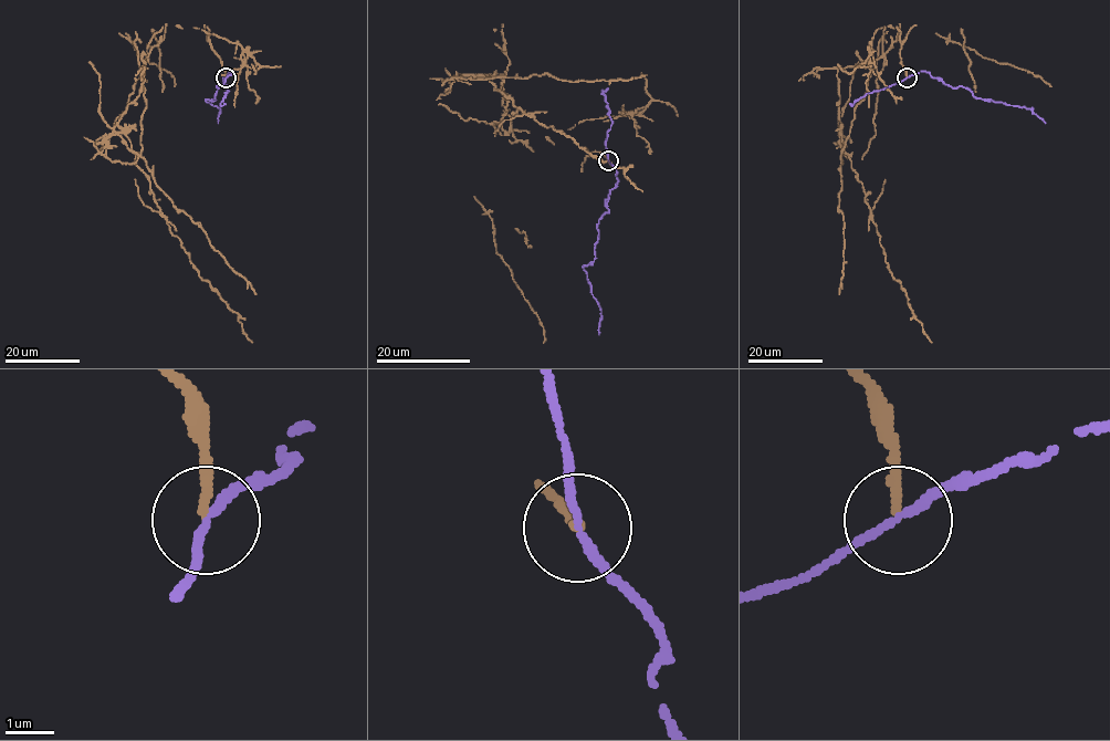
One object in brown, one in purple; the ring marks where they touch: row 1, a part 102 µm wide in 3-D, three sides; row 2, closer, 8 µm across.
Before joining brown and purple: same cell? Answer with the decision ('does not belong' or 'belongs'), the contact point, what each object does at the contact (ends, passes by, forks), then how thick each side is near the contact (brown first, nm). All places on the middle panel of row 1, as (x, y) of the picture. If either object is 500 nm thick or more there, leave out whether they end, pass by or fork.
does not belong | (608, 160) | brown ends | purple passes by | 170/170 nm

